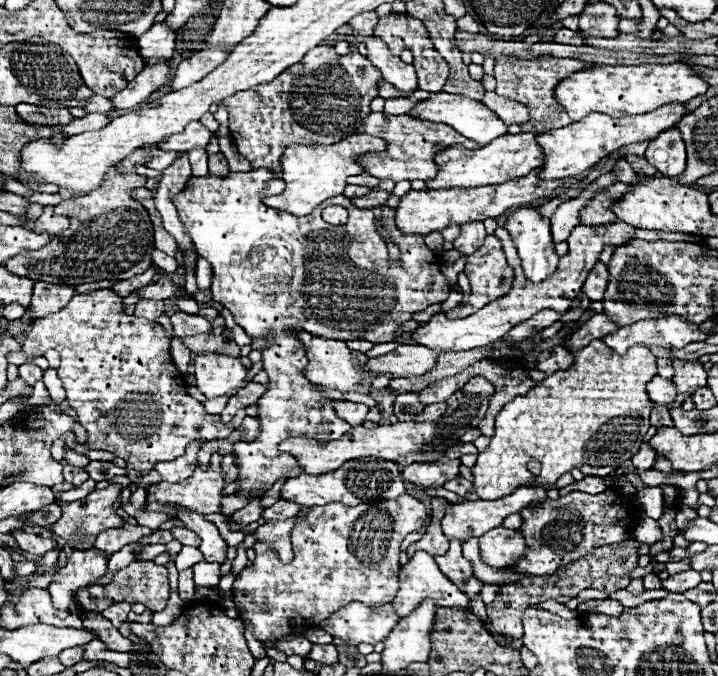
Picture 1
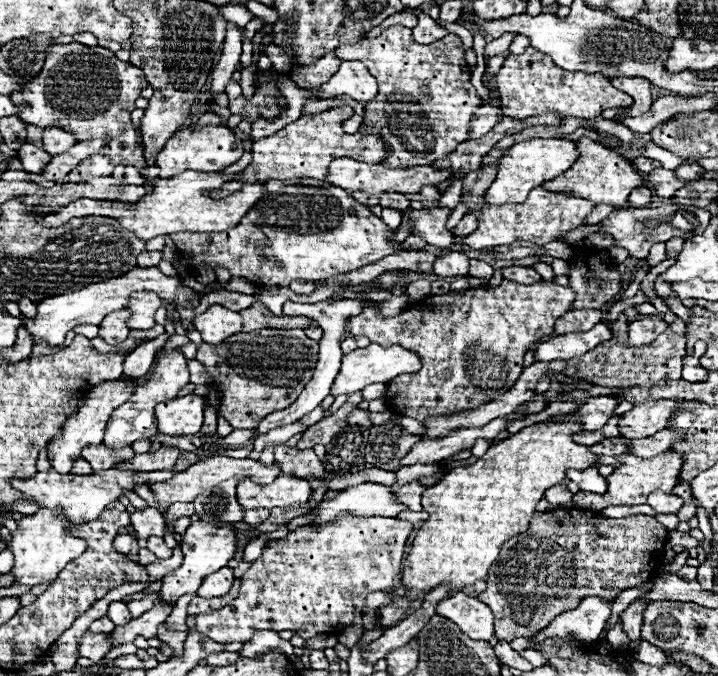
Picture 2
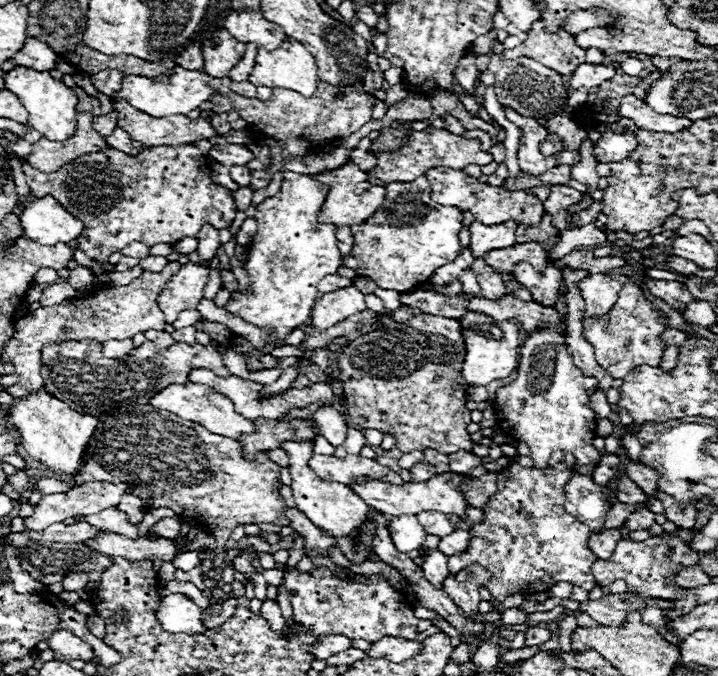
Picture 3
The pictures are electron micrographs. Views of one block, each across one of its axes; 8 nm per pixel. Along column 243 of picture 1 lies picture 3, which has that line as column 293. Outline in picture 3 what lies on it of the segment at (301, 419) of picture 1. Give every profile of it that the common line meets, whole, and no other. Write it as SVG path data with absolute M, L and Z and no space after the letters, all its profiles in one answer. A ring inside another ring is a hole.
M284 172L280 192L272 198L266 198L256 208L254 218L258 222L258 232L248 246L250 258L244 264L254 292L236 292L226 304L228 312L252 322L264 332L266 348L256 350L254 356L246 356L250 370L262 370L260 358L278 346L278 338L310 320L312 306L318 298L318 282L324 276L334 274L342 264L336 246L336 226L320 224L316 220L326 192L326 184L314 180L314 176ZM270 332L272 336L268 338ZM312 442L310 444L282 444L286 452L290 452L290 474L292 474L292 492L294 500L300 512L304 512L310 522L322 530L326 530L330 536L358 536L358 528L366 522L368 506L366 502L354 494L346 484L340 482L326 482L320 480L308 466L308 460L312 456Z

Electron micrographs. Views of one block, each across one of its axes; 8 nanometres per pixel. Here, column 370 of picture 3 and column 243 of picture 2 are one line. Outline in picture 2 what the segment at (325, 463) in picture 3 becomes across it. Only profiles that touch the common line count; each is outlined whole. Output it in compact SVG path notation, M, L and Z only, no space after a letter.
M212 456L212 458L206 458L206 460L198 460L196 464L192 464L184 472L178 472L174 478L170 478L166 482L156 482L156 484L148 484L148 486L156 494L158 504L162 508L168 508L174 502L192 502L202 490L214 488L216 484L220 484L222 480L228 480L228 478L252 480L256 484L268 484L278 474L280 474L280 468L276 464L274 466L262 466L258 460L248 460L248 458L238 460L238 458L228 458L228 456Z

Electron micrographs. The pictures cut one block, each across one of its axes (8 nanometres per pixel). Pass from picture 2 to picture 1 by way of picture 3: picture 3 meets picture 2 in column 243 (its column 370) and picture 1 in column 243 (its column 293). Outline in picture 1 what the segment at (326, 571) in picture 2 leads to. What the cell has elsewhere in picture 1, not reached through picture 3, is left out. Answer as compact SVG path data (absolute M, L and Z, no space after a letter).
M410 494L400 496L400 500L384 500L384 502L380 502L380 504L358 504L358 506L352 506L352 508L350 508L350 506L344 506L344 504L340 504L340 502L332 502L332 504L326 504L326 506L314 506L314 508L308 512L306 518L298 520L294 532L291 533L291 542L295 551L292 564L282 564L282 562L278 560L276 552L274 552L272 548L268 548L268 544L264 544L264 542L256 542L256 544L254 544L256 558L254 558L252 566L250 566L250 568L244 568L242 574L240 574L240 576L236 578L236 582L234 582L234 594L238 594L238 598L236 598L234 602L236 602L236 606L238 606L240 612L242 612L242 610L246 612L248 620L252 622L254 636L256 636L258 640L264 640L264 638L278 638L278 636L282 636L282 634L286 634L286 632L294 632L294 630L316 628L316 626L322 624L328 616L332 616L332 612L336 612L336 608L342 608L344 604L350 604L350 602L356 602L356 600L360 600L360 602L364 602L364 604L388 604L388 602L392 602L392 600L396 598L396 592L398 592L396 572L400 570L400 542L404 540L406 534L416 532L418 528L422 528L424 522L426 522L426 518L428 518L426 506L424 506L420 500L416 500L414 496L410 496Z

